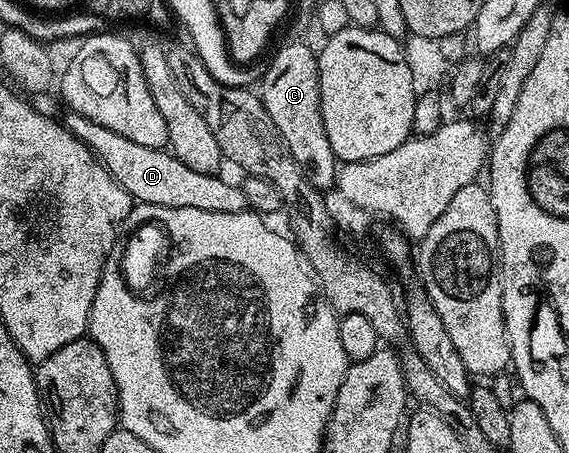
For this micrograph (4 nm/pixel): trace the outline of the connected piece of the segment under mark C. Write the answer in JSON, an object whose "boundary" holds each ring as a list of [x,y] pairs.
{"boundary":[[[306,42],[303,43],[287,43],[275,56],[271,59],[271,64],[266,64],[265,70],[263,72],[263,78],[261,80],[261,98],[266,109],[271,117],[273,117],[273,122],[277,125],[277,129],[280,130],[281,137],[284,138],[285,145],[289,147],[289,152],[293,153],[294,160],[298,161],[300,166],[303,167],[306,172],[306,181],[311,183],[312,186],[320,193],[327,193],[327,190],[334,188],[337,183],[337,160],[335,154],[333,153],[333,145],[329,145],[329,136],[325,134],[325,121],[321,117],[321,97],[319,96],[319,61],[316,52],[311,49]]]}

